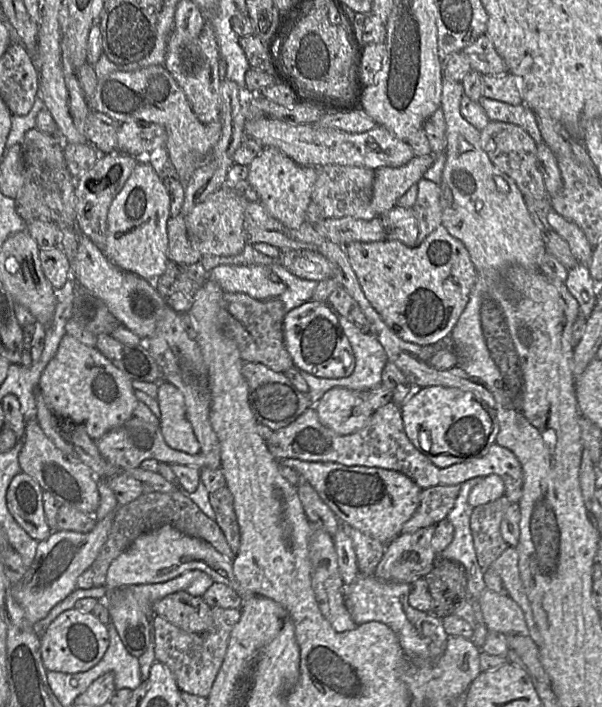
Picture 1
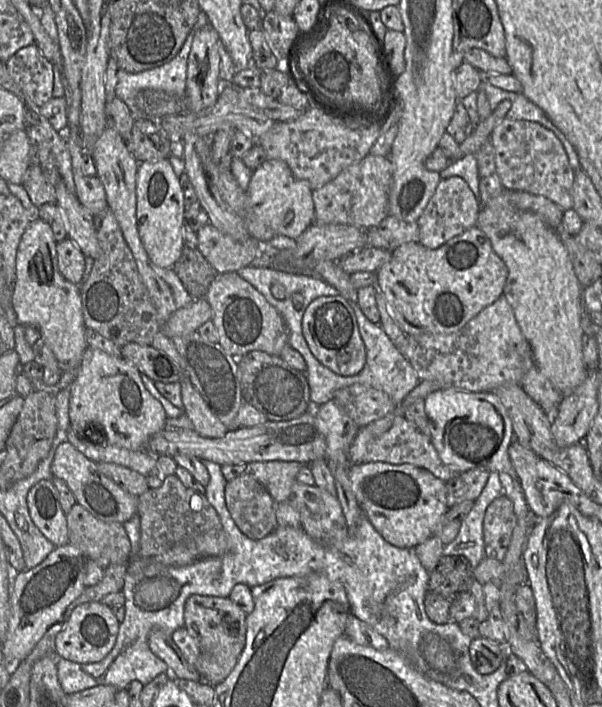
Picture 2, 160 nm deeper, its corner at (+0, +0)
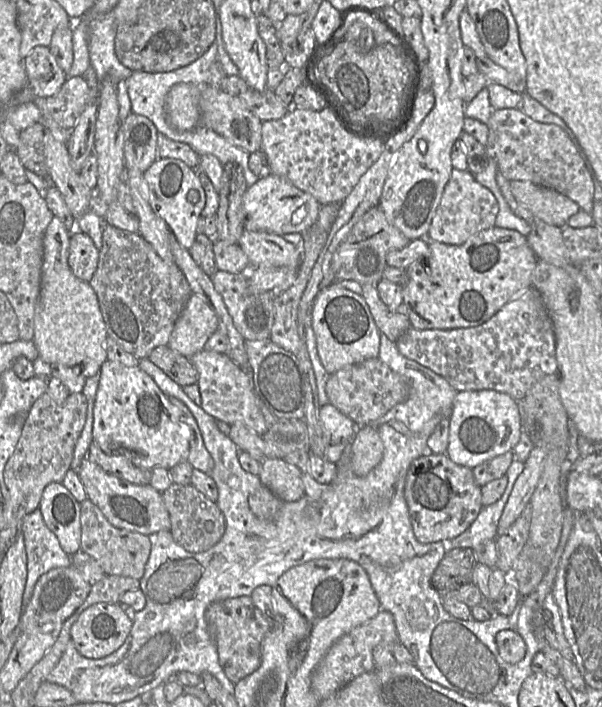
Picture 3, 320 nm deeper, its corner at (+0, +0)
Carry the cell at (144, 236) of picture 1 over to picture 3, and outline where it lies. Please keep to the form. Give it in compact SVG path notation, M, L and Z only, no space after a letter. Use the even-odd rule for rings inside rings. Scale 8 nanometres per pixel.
M159 158L143 174L148 201L154 212L167 223L182 247L189 250L196 236L198 221L206 203L205 191L194 168L175 158Z

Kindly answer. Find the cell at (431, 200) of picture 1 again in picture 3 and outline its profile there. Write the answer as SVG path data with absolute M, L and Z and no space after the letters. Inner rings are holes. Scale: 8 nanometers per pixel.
M452 169L426 237L450 245L463 244L471 236L495 227L498 211L499 205L494 194L477 182L473 173Z

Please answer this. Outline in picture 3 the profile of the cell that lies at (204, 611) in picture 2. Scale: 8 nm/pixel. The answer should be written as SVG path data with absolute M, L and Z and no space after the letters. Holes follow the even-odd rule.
M250 596L228 598L211 603L205 611L208 630L213 637L219 663L227 678L237 684L258 669L261 663L261 645L272 624L254 605Z

